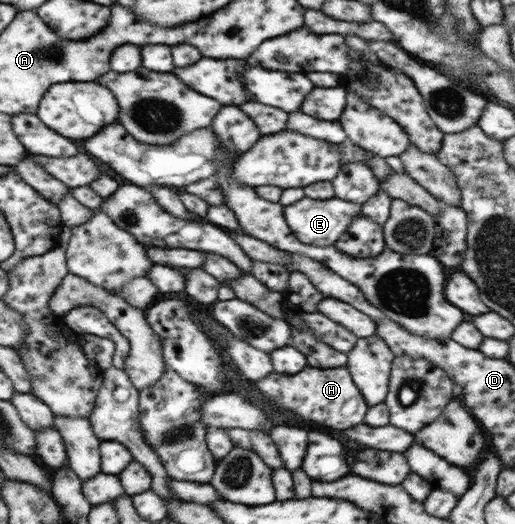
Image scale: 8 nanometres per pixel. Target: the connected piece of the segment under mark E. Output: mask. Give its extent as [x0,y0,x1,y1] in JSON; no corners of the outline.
[284,196,361,247]

